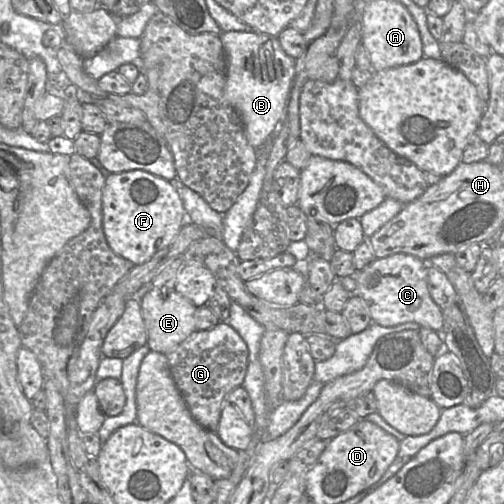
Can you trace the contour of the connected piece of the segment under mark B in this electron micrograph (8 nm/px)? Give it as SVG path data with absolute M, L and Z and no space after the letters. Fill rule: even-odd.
M256 31L220 34L227 64L225 96L238 112L249 144L264 146L278 130L296 73L296 59L283 50L278 37Z

